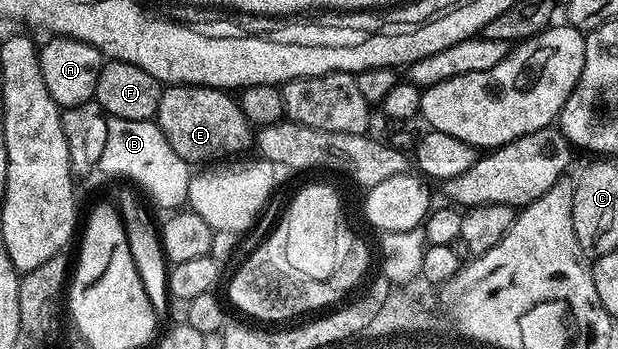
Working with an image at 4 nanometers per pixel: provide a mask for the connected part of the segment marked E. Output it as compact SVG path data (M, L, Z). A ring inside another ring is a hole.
M201 84L166 87L159 98L155 121L175 153L190 166L208 166L240 157L255 144L254 129L241 113L238 101L228 91L219 88L205 88Z

